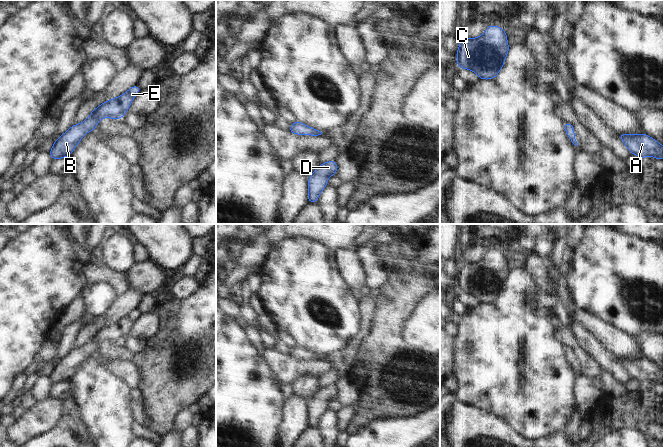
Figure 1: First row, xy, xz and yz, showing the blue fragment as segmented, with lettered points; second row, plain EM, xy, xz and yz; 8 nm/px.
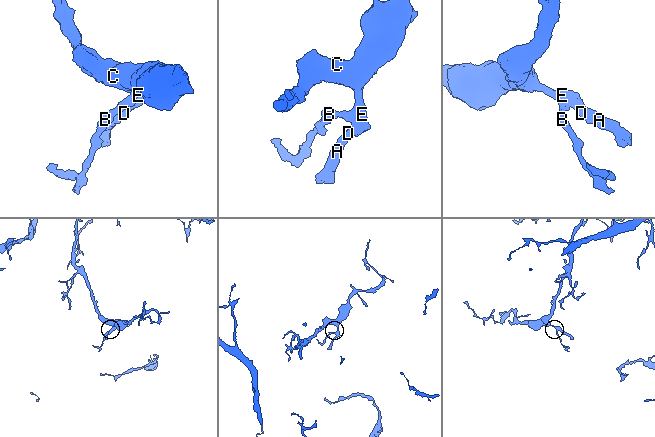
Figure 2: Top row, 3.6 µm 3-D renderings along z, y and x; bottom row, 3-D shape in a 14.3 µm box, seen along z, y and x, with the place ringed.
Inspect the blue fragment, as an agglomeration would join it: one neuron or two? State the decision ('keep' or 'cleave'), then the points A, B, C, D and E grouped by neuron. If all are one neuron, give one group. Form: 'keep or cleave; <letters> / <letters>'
keep; A B C D E

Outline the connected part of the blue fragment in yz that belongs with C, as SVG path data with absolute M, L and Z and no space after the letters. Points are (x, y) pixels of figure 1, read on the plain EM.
M489 249L478 262L462 262L457 274L457 289L475 296L479 303L494 303L502 293L510 270L507 257Z

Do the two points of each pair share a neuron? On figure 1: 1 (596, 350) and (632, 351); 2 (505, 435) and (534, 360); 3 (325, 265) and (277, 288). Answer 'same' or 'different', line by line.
1: different
2: different
3: same

